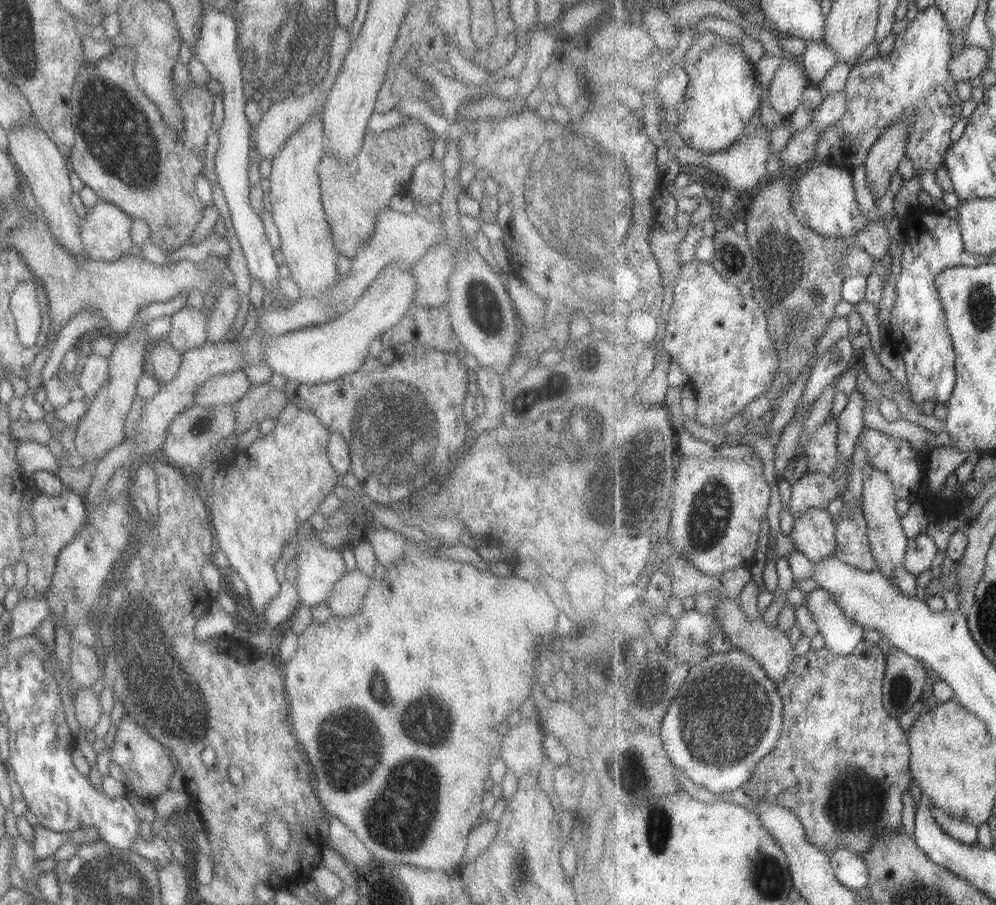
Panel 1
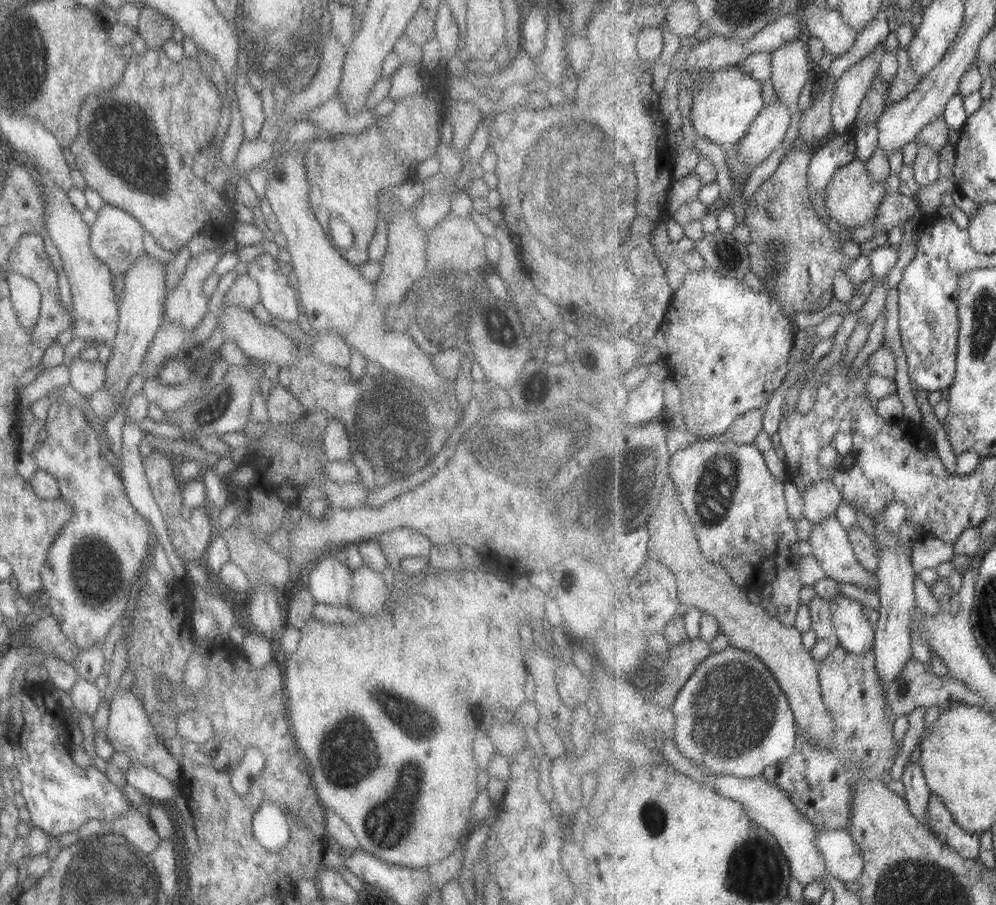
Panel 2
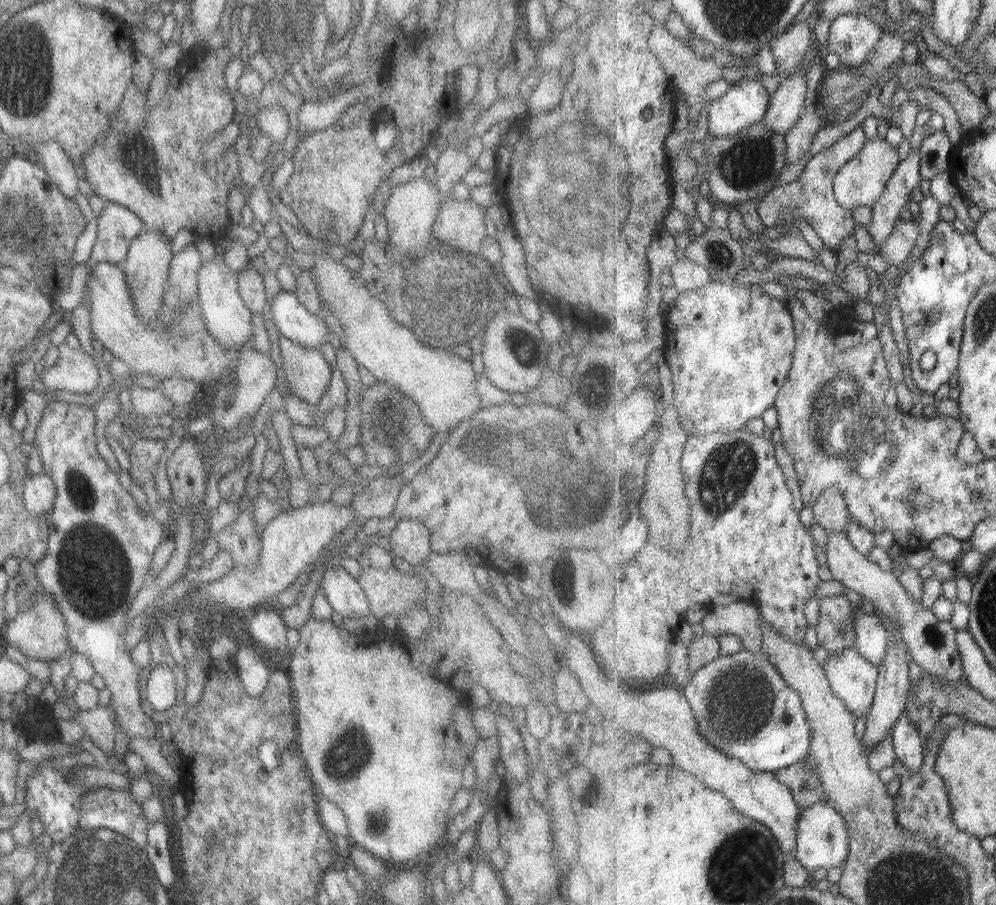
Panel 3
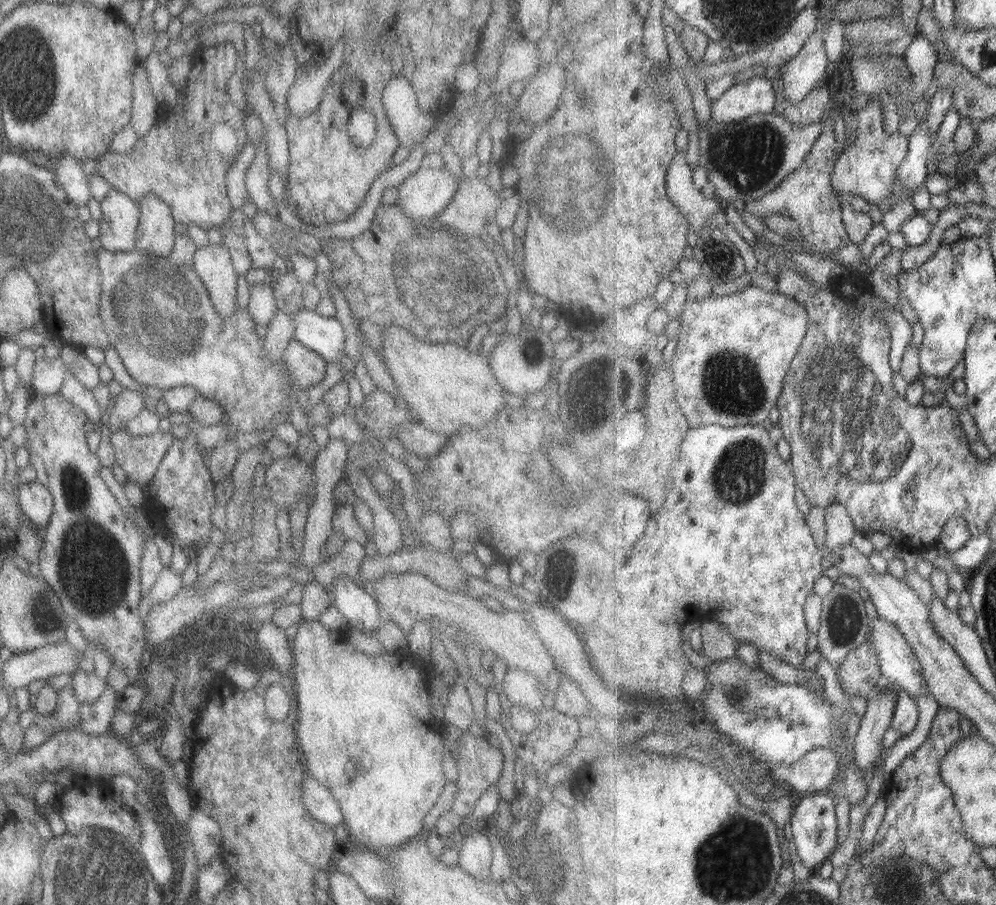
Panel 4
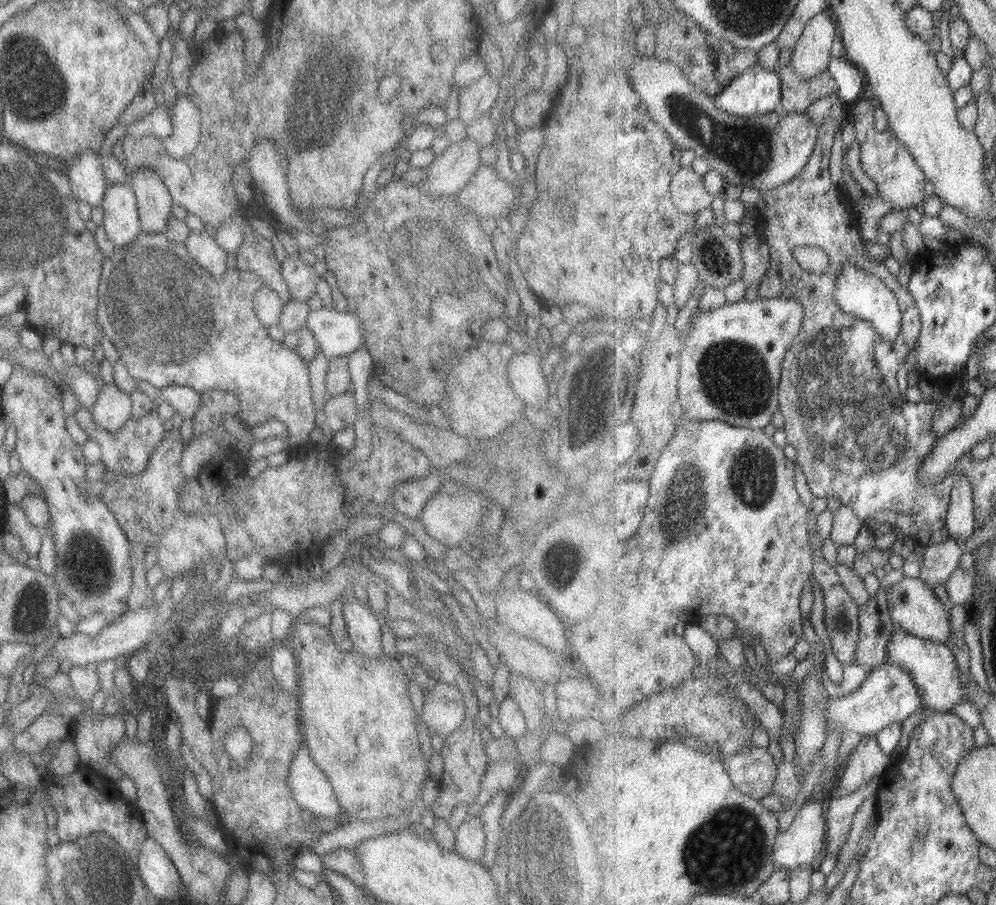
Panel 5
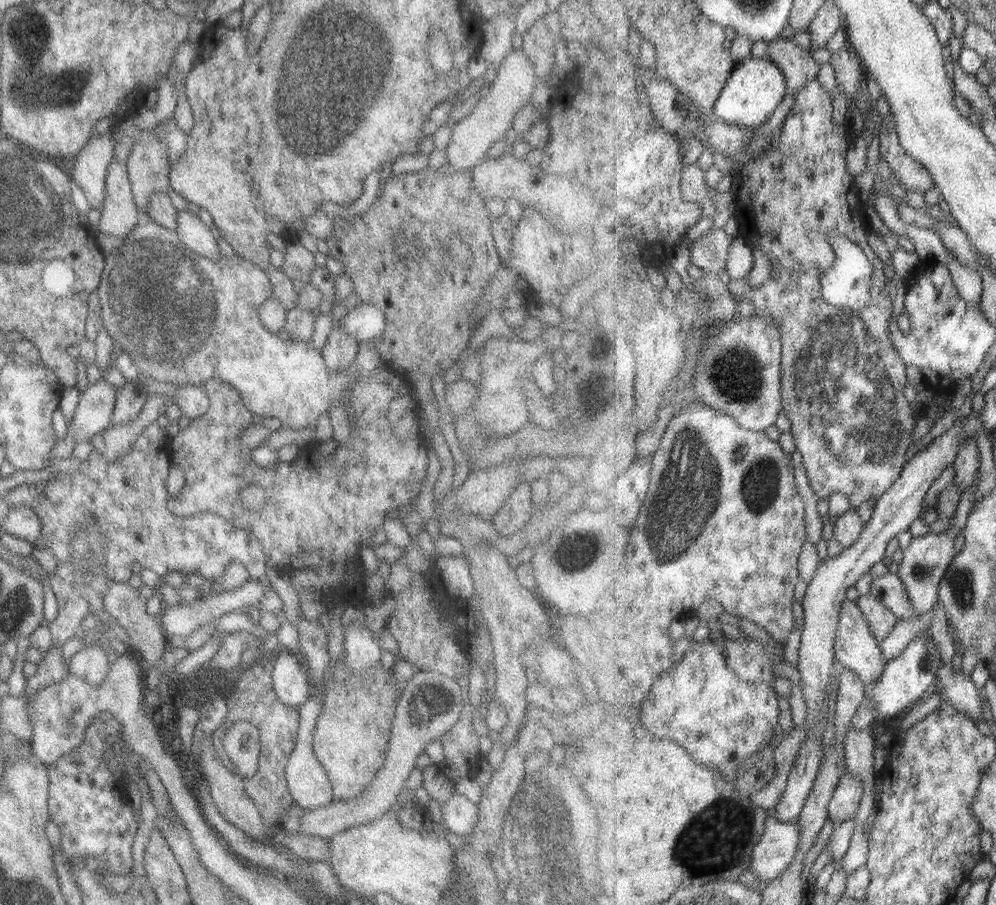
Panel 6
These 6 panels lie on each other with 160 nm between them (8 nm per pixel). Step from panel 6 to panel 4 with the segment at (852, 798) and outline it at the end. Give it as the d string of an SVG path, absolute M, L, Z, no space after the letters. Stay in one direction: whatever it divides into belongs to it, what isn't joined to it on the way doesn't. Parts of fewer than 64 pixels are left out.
M891 690L879 691L867 702L853 746L854 761L862 771L875 766L875 760L883 748L883 736L892 728L893 715L897 707L898 694Z

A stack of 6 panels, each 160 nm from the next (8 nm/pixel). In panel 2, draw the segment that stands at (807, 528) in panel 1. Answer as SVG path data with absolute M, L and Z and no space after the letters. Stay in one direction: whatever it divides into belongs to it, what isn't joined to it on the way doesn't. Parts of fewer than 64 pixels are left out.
M835 516L824 520L821 524L814 525L807 541L812 548L812 554L820 561L821 568L825 569L827 577L831 577L838 582L854 584L877 591L878 576L874 572L863 568L853 550L849 535L848 528Z

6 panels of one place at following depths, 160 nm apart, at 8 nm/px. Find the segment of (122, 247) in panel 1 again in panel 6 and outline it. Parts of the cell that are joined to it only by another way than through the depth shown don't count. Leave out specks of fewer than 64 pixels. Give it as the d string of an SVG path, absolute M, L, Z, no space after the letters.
M111 160L105 174L97 230L101 235L124 239L141 220L131 195L125 164Z

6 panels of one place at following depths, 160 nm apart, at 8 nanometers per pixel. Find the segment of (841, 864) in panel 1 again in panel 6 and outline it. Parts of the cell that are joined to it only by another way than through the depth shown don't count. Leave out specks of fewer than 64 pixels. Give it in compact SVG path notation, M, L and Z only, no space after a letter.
M775 816L768 817L762 841L758 843L753 853L753 872L760 882L767 885L789 868L790 863L796 859L800 838L800 824L797 821L781 822Z

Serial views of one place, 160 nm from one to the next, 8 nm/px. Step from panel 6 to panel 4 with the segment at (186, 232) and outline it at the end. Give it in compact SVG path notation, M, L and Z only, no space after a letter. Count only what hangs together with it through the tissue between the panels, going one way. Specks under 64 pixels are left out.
M222 244L195 248L192 270L200 280L217 317L227 319L235 311L235 280L230 256Z

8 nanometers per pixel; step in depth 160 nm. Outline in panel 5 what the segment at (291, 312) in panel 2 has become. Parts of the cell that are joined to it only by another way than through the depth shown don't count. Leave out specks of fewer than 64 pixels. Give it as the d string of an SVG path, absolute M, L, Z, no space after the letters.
M322 307L309 311L305 326L328 361L348 355L363 345L361 325L351 313Z

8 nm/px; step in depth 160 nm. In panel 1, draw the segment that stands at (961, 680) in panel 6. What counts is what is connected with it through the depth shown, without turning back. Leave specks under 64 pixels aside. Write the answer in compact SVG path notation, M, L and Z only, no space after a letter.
M814 588L806 594L806 606L813 615L818 624L820 633L825 637L826 648L837 655L852 654L863 642L865 637L865 628L852 620L841 610L832 594L824 588Z

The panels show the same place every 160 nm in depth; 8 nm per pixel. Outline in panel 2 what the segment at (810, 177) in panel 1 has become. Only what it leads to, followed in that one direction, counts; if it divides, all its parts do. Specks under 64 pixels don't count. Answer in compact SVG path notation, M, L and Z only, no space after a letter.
M856 159L853 163L837 170L829 188L827 188L827 213L843 227L849 227L851 232L861 227L869 227L877 217L877 212L885 198L885 181L875 183L867 172L867 161Z

